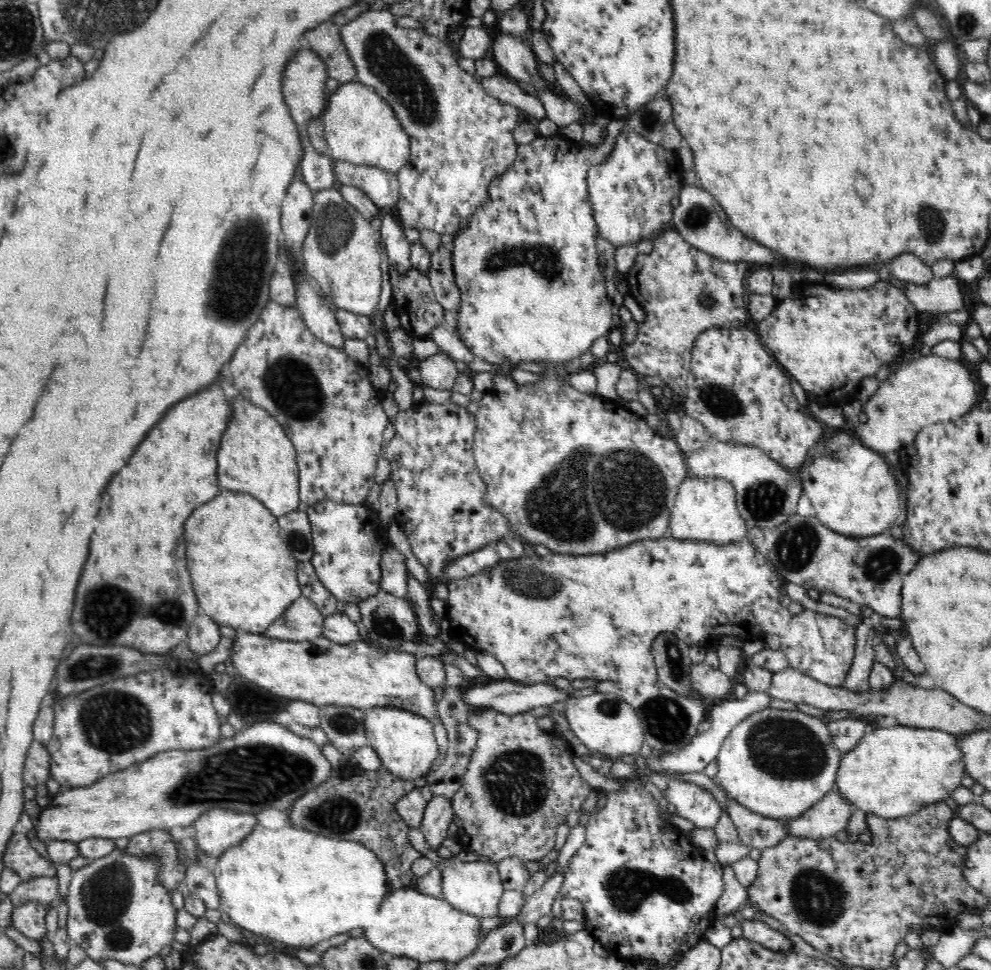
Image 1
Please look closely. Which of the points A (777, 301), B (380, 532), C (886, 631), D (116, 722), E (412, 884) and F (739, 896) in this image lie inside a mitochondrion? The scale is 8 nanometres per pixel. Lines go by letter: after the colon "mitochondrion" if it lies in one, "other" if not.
A: other
B: other
C: other
D: mitochondrion
E: other
F: other

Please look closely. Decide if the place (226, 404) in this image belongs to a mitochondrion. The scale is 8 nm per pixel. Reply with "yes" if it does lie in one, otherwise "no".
no

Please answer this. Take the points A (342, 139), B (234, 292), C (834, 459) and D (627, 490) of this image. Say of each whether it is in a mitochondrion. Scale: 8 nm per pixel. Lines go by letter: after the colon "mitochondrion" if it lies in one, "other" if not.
A: other
B: mitochondrion
C: other
D: mitochondrion

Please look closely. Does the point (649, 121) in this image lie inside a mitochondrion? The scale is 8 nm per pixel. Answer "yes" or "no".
yes

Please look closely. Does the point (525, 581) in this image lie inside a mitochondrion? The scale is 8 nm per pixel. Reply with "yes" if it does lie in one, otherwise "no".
yes

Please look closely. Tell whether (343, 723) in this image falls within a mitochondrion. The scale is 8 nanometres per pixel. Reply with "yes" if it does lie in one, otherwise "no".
yes

